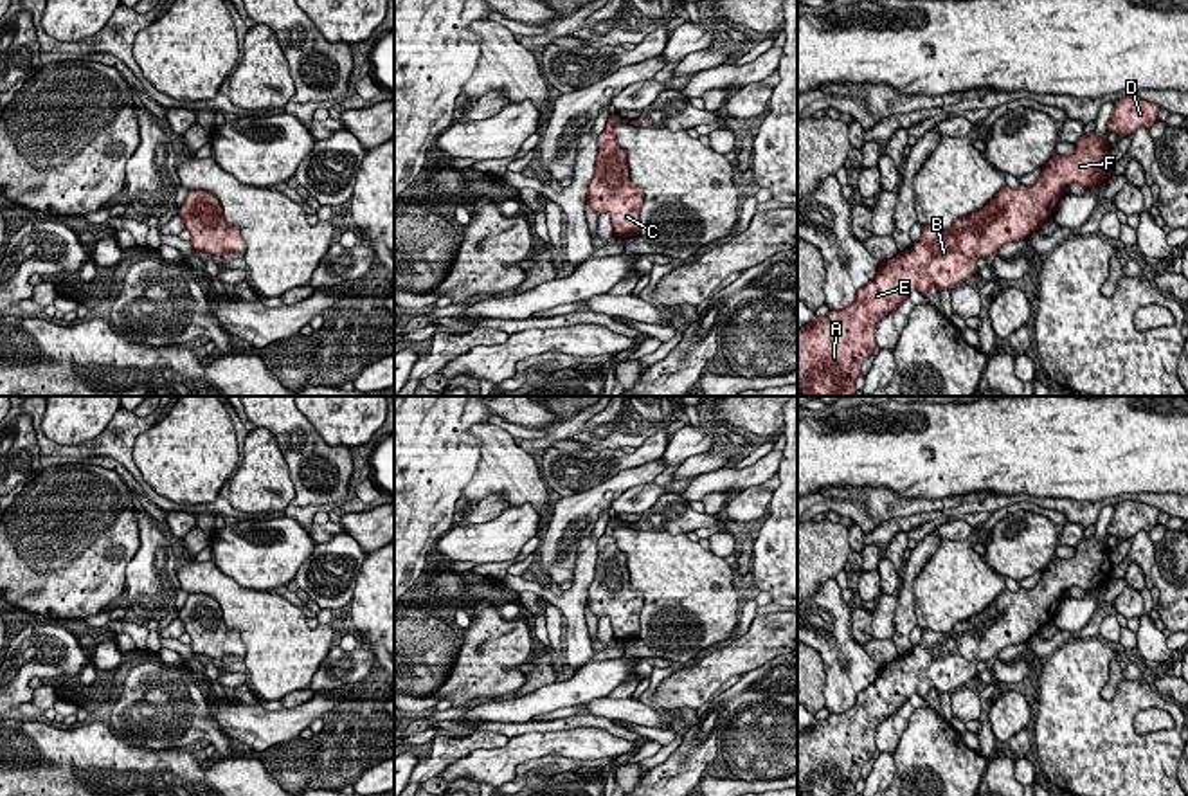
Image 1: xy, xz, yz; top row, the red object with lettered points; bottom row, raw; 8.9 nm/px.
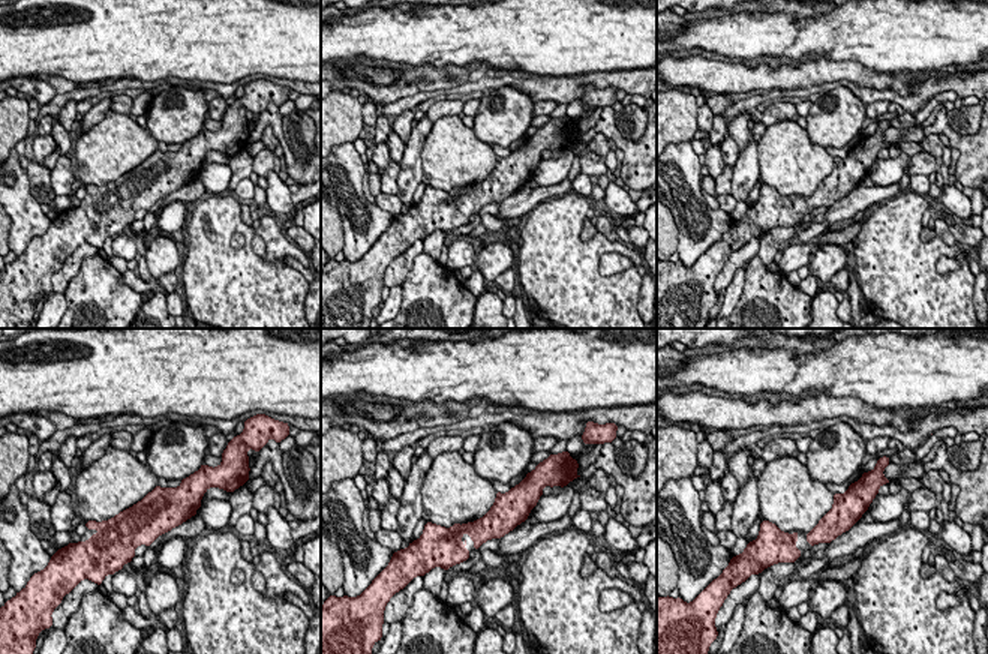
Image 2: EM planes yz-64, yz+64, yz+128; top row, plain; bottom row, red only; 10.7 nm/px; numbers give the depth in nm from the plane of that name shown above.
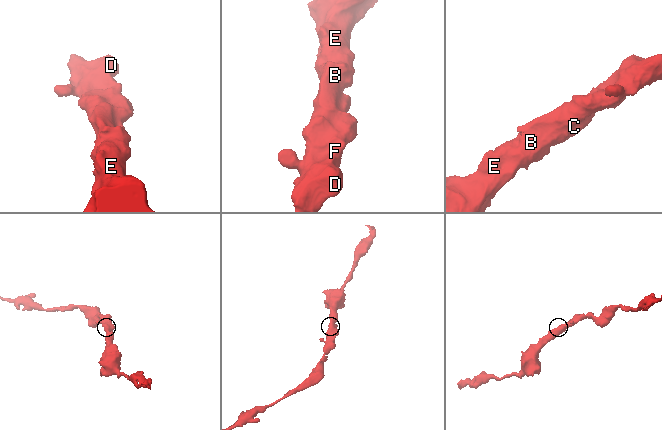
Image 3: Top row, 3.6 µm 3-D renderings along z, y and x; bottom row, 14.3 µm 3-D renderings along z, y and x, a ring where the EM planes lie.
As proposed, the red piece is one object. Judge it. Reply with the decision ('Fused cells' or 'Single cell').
Single cell

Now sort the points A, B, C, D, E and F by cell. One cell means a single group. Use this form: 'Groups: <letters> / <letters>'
Groups: A B C D E F

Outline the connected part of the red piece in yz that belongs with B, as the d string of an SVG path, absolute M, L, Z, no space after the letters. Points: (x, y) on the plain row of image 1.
M1094 535L1082 538L1073 558L1053 558L1042 571L1040 580L1031 589L1012 592L1004 589L983 612L959 621L950 632L922 629L923 641L905 656L898 656L880 666L878 677L857 695L853 706L841 715L830 715L812 724L797 735L797 796L855 796L864 764L877 751L877 728L898 711L911 695L923 699L932 688L938 693L963 688L968 679L977 677L977 668L970 661L992 659L1001 648L1030 639L1051 620L1060 598L1069 587L1084 591L1102 589L1112 578L1109 547Z

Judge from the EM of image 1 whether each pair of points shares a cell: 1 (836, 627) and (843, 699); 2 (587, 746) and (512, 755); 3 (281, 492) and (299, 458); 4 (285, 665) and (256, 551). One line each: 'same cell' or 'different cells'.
1: same cell
2: same cell
3: different cells
4: different cells

